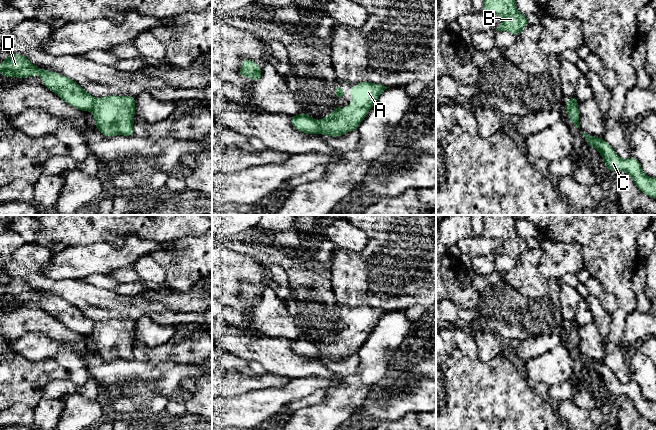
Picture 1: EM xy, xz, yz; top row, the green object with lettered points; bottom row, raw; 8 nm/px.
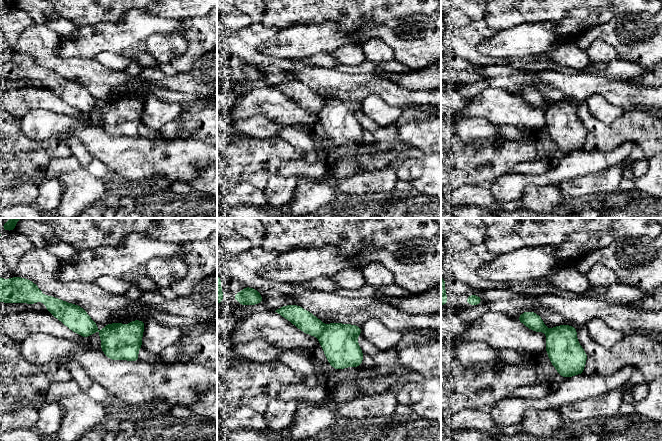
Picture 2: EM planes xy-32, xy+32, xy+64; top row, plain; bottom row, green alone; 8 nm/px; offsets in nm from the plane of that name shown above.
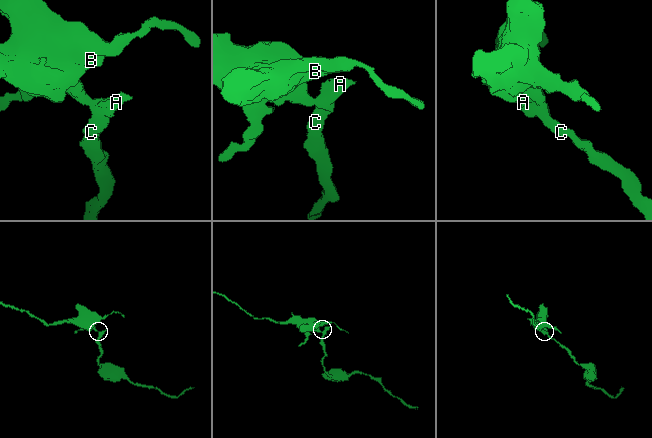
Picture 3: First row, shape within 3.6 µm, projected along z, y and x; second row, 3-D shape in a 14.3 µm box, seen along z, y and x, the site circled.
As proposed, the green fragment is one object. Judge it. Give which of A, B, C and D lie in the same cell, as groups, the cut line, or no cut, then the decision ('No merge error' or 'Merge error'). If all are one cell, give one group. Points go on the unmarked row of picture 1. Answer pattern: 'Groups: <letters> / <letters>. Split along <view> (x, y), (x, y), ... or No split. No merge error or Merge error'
Groups: A C / B D. Split along xz (316, 346), (319, 356). Merge error

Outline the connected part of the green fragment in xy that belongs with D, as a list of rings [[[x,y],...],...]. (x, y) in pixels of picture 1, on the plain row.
[[[9,278],[7,283],[0,287],[0,296],[5,302],[18,301],[23,303],[37,297],[42,302],[42,308],[67,328],[84,336],[91,334],[94,329],[94,321],[79,308],[57,296],[35,291],[26,280]]]

